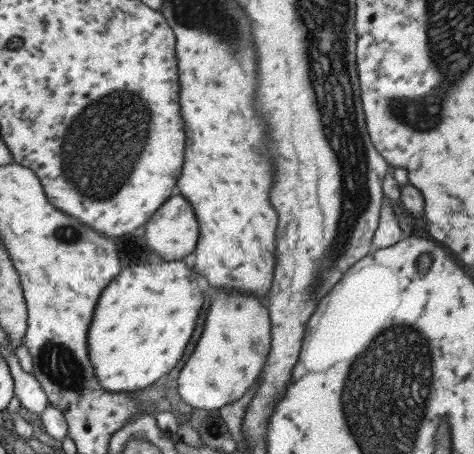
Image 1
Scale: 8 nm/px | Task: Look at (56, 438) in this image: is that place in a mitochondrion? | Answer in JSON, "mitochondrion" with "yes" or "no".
{"mitochondrion":"no"}

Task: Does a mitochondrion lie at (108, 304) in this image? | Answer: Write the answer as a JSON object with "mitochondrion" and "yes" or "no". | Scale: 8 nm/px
{"mitochondrion":"no"}

